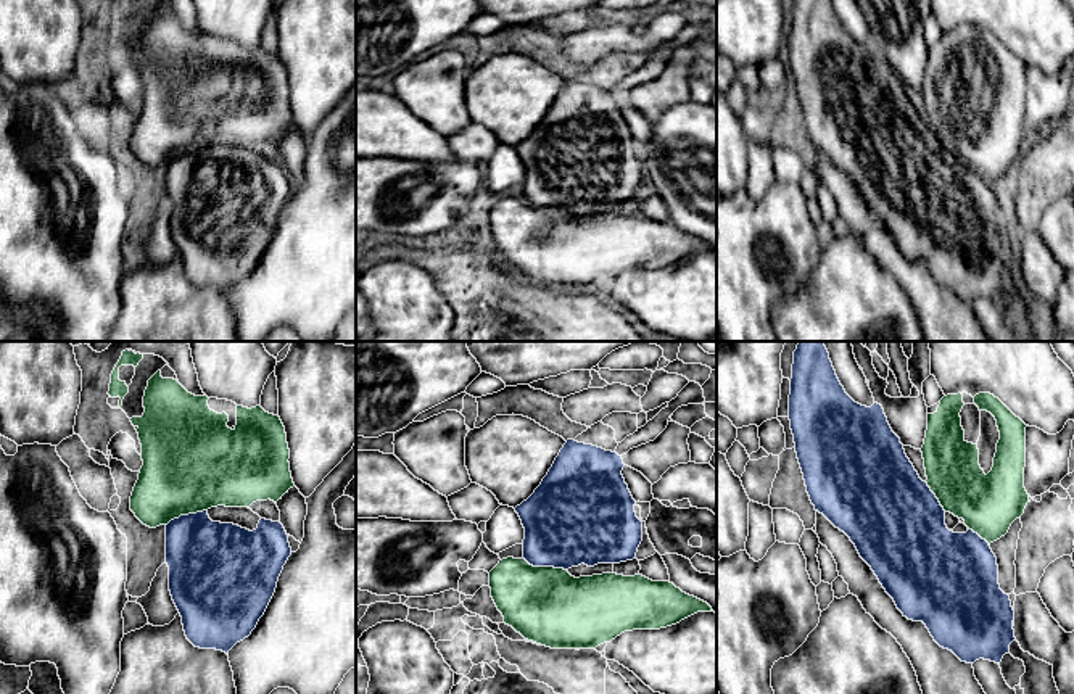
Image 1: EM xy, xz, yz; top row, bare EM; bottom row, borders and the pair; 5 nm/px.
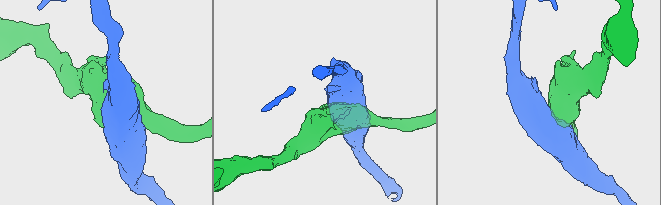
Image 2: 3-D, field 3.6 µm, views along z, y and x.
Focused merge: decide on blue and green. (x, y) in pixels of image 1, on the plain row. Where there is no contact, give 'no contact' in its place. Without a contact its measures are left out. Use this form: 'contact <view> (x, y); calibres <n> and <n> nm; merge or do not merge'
contact xz (545, 205); calibres 440 and 380 nm; do not merge

